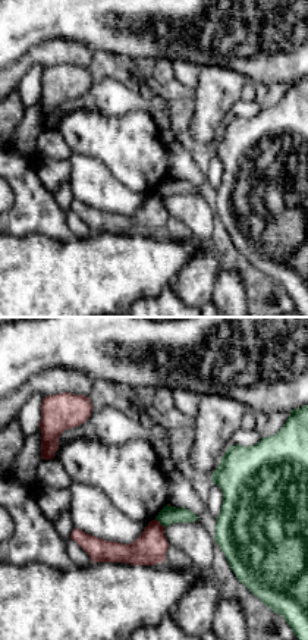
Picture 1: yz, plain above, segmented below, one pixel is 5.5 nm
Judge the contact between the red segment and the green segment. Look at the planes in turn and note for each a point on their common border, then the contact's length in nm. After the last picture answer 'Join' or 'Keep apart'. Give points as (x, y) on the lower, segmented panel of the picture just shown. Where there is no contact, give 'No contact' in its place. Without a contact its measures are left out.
Touches red at (159, 523). Shared border 70 nm

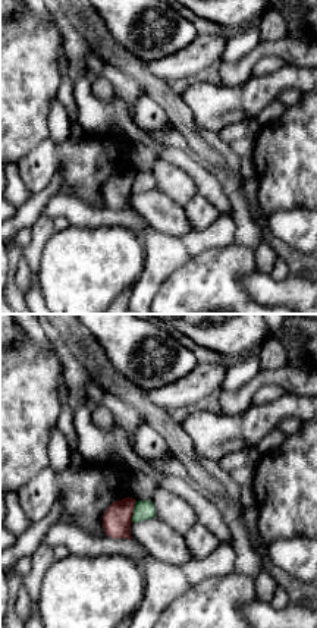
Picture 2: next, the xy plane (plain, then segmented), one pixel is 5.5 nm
Touches red at (132, 511). Shared border 120 nm

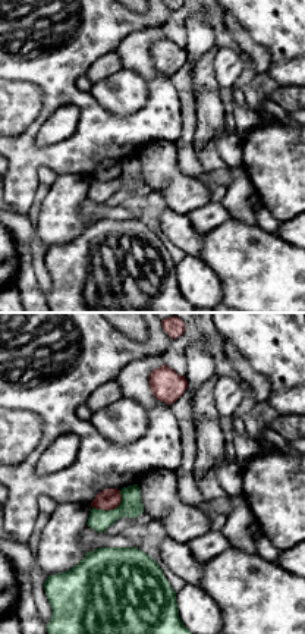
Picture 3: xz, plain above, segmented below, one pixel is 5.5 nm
Touches red at (112, 508). Shared border 190 nm

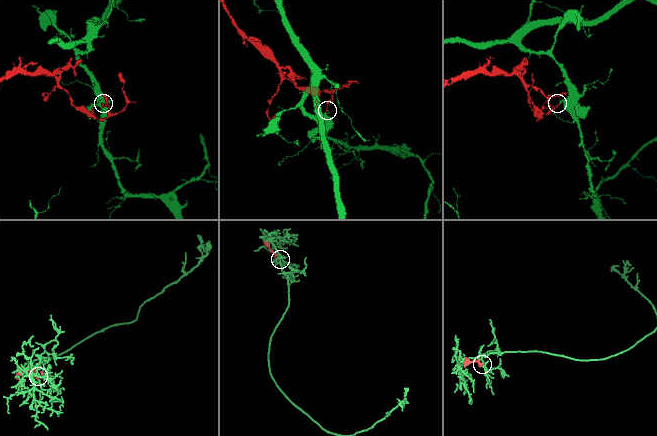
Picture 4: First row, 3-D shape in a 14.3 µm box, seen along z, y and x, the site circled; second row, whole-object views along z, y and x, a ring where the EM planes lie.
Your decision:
Keep apart

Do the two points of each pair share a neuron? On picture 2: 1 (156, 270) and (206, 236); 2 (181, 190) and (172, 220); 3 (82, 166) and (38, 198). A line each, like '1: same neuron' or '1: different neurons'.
1: same neuron
2: different neurons
3: different neurons

